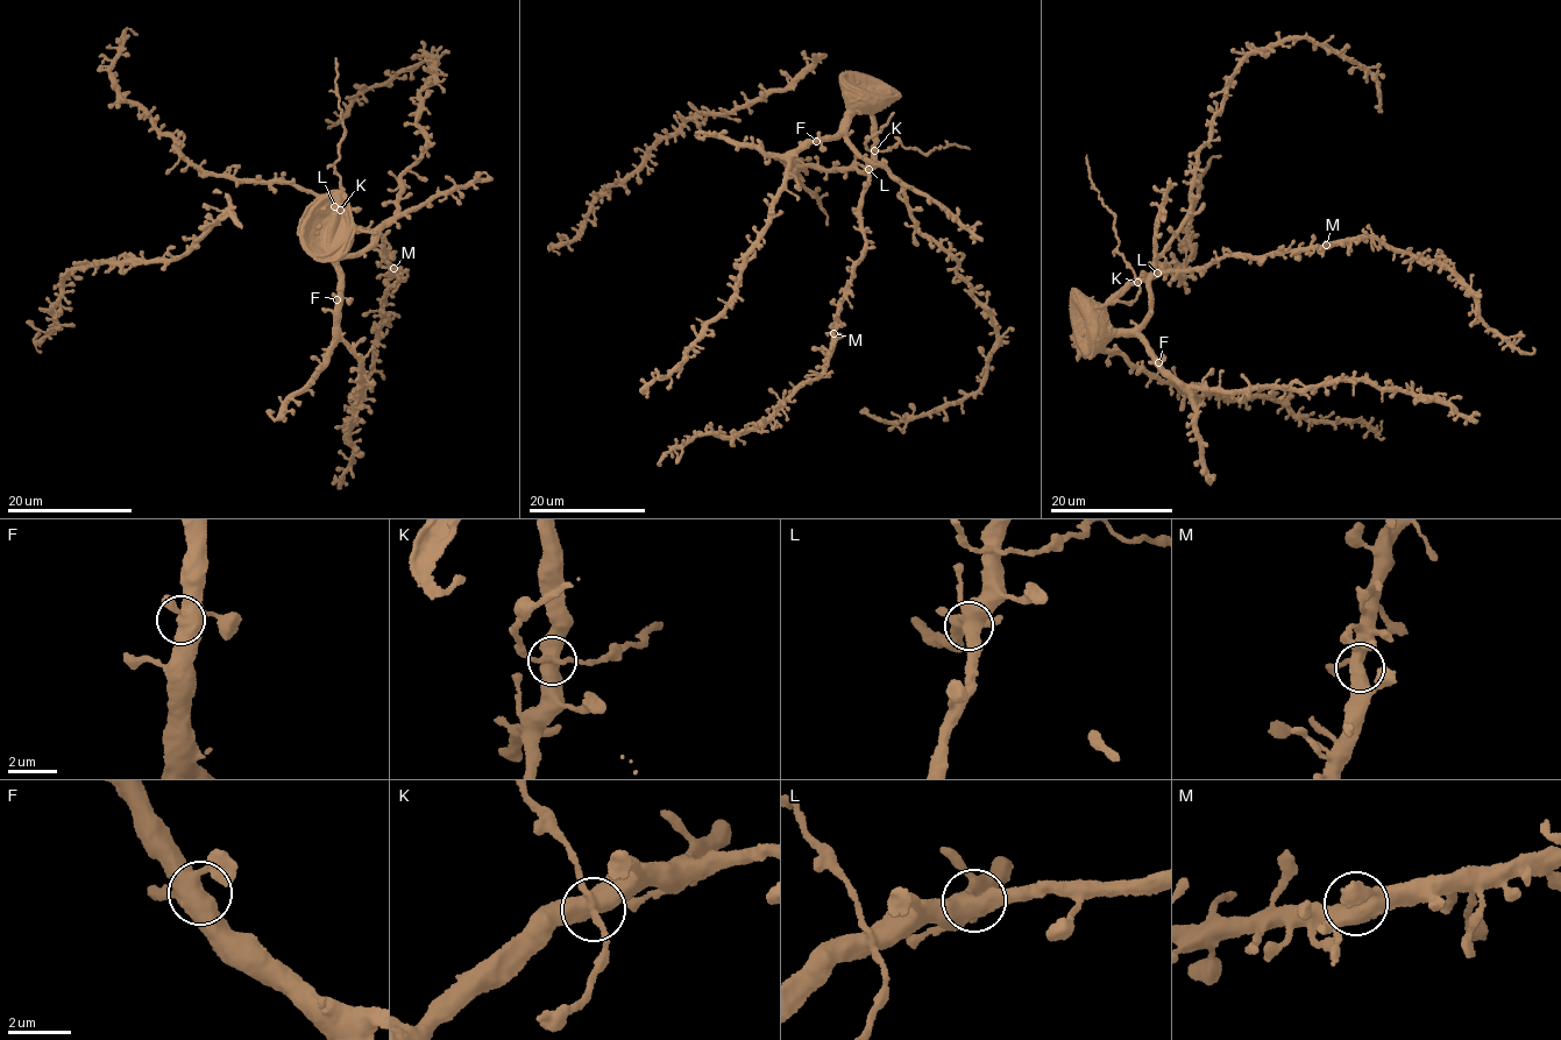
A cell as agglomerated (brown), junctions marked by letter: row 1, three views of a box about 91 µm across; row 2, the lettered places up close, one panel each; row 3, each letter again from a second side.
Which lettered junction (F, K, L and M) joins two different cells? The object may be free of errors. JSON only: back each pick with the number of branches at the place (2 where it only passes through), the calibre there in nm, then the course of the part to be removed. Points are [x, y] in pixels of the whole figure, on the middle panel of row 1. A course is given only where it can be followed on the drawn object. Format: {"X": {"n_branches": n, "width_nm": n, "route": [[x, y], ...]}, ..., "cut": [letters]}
{"cut": []}

